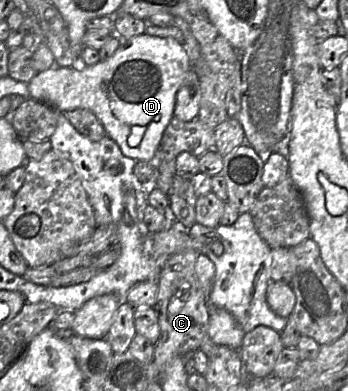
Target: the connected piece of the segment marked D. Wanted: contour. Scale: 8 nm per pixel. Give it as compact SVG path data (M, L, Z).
M141 34L121 40L114 54L105 61L82 70L56 67L38 72L28 83L29 98L43 102L59 112L88 109L103 125L107 136L117 143L123 155L135 161L155 162L161 138L174 115L176 97L191 69L191 61L182 44L174 38Z

